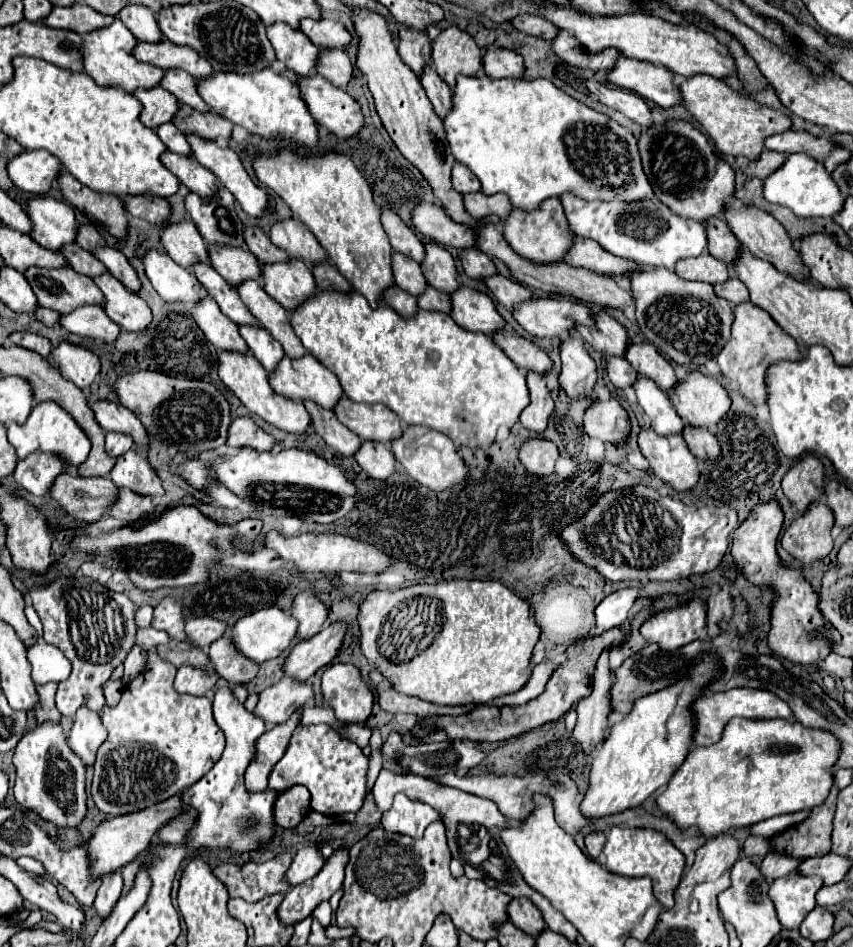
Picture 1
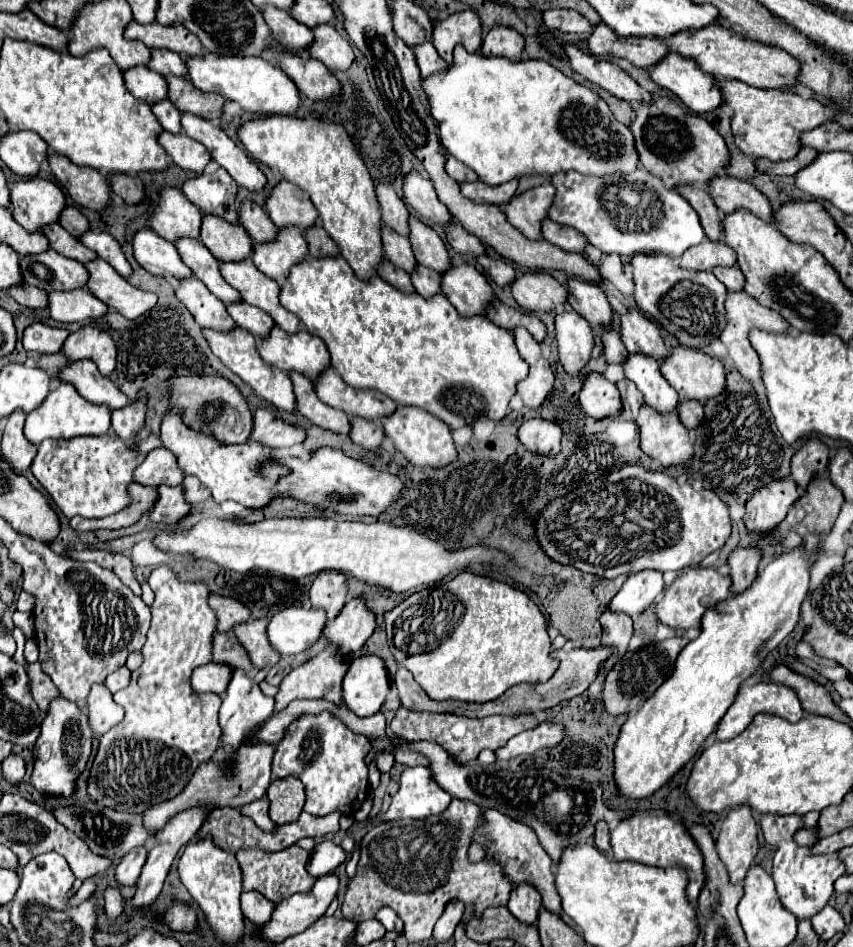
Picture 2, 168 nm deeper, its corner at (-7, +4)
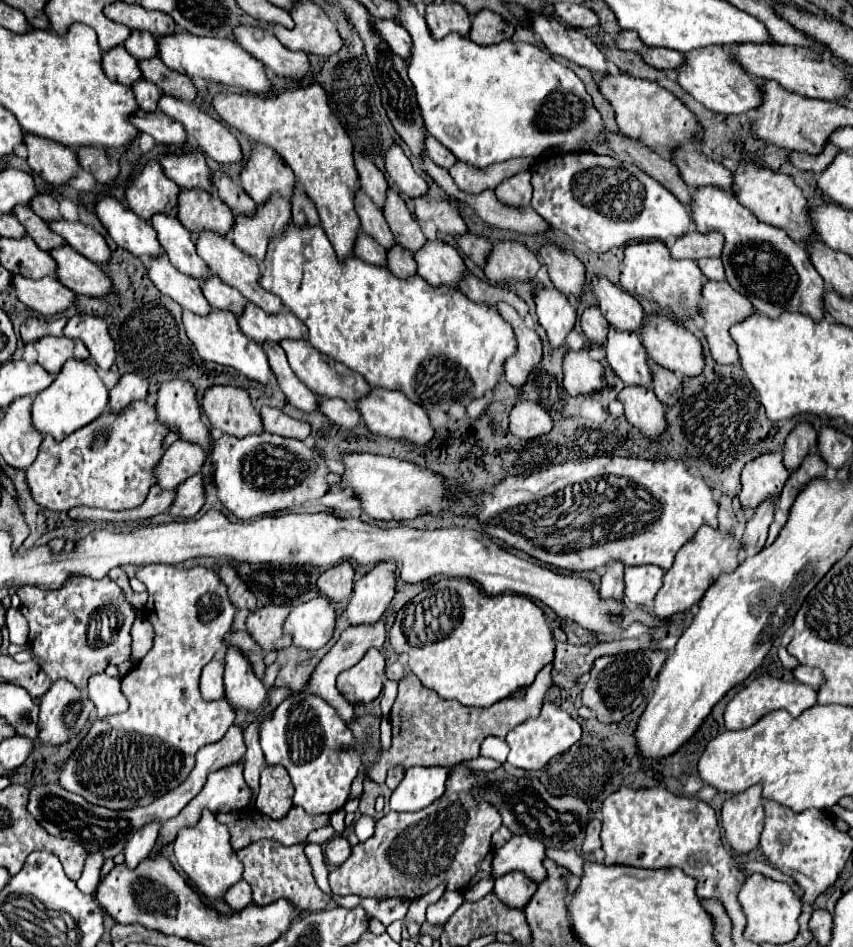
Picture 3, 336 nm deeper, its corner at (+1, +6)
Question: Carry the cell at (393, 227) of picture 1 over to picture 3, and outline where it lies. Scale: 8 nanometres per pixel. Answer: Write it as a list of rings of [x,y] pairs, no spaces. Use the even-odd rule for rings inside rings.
[[[353,152],[353,156],[355,156],[355,168],[357,168],[357,172],[359,172],[359,184],[361,184],[361,188],[365,190],[367,196],[371,196],[371,200],[373,200],[379,208],[383,208],[385,190],[389,188],[383,172],[377,170],[375,164],[373,164],[369,158],[361,156],[361,152]]]

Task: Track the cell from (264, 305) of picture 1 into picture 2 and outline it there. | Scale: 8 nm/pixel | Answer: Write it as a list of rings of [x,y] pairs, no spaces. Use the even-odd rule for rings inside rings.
[[[251,258],[243,262],[229,262],[229,264],[219,262],[219,268],[223,278],[235,290],[239,290],[243,302],[265,310],[275,320],[275,324],[285,332],[289,334],[299,332],[299,326],[301,326],[299,318],[289,310],[285,310],[279,302],[279,292],[281,292],[279,284],[267,278],[265,274],[261,274]]]

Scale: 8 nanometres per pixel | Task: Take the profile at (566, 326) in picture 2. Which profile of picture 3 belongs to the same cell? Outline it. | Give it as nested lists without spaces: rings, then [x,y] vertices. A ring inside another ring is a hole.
[[[535,286],[533,298],[537,306],[539,324],[545,328],[549,344],[553,348],[565,344],[565,336],[569,330],[573,330],[577,320],[573,304],[555,288],[545,286]]]

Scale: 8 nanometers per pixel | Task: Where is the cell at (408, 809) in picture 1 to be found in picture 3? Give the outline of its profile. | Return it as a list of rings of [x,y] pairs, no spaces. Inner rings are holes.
[[[443,766],[407,768],[403,782],[397,786],[389,800],[391,810],[415,812],[433,804],[437,798],[443,796],[447,776],[449,770],[445,770]]]

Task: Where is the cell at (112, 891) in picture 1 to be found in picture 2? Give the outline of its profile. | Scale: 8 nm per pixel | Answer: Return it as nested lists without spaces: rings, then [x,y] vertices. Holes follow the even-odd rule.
[[[141,846],[141,848],[135,848],[131,850],[115,868],[115,882],[117,882],[117,888],[125,888],[125,886],[135,886],[139,874],[141,874],[141,868],[145,864],[145,858],[147,858],[147,850]]]

